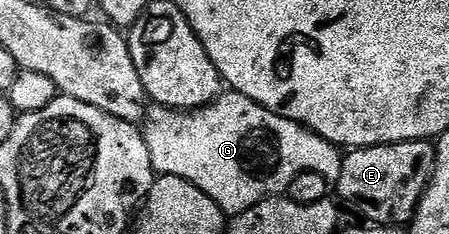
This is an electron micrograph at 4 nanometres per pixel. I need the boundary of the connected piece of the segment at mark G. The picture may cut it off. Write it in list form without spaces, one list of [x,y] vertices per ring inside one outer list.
[[[221,92],[209,106],[199,106],[196,110],[170,110],[167,106],[153,105],[147,111],[142,123],[142,133],[148,145],[153,171],[157,175],[178,176],[182,180],[194,184],[194,188],[206,192],[206,196],[210,196],[210,200],[214,200],[214,204],[218,204],[225,215],[228,216],[246,212],[250,208],[257,206],[259,202],[265,202],[270,196],[283,195],[290,188],[294,176],[298,176],[302,172],[318,172],[318,176],[325,178],[329,184],[334,184],[342,172],[342,164],[344,163],[341,147],[335,146],[333,142],[326,140],[322,136],[318,136],[313,130],[308,129],[307,126],[302,125],[300,122],[278,116],[274,112],[262,108],[254,100],[235,92]]]

